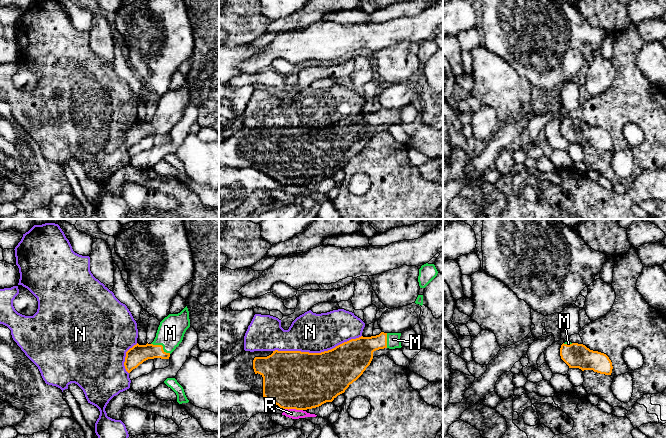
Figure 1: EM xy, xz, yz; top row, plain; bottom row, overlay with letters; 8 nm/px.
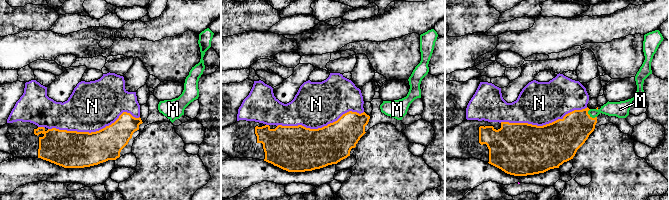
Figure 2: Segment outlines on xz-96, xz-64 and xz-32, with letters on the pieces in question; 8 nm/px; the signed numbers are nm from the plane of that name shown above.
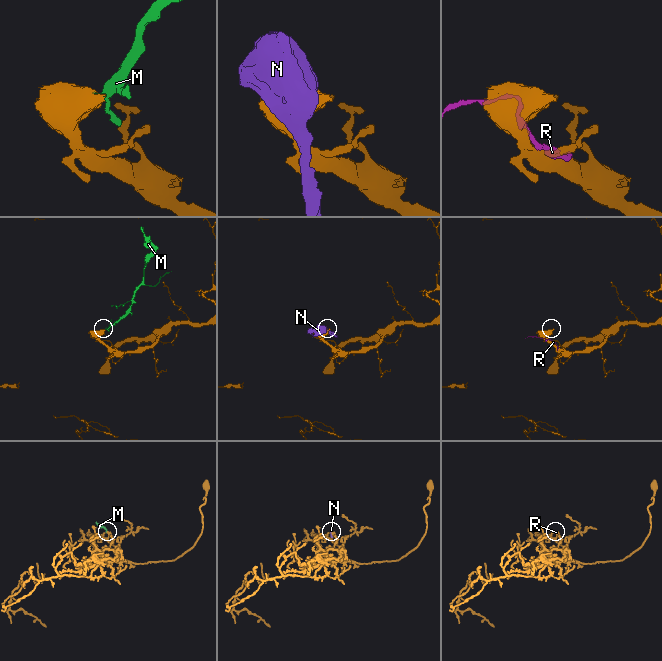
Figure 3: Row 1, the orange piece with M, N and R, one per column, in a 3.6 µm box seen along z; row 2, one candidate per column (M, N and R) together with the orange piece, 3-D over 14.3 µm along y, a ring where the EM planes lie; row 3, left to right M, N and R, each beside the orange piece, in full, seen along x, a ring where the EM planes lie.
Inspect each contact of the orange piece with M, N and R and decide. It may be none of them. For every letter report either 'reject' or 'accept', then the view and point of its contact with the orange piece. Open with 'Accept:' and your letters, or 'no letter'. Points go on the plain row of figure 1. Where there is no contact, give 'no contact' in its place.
Accept: M
M: accept; meets orange in xy at (162, 122)
N: reject; meets orange in xz at (317, 129)
R: reject; meets orange in xz at (294, 184)

